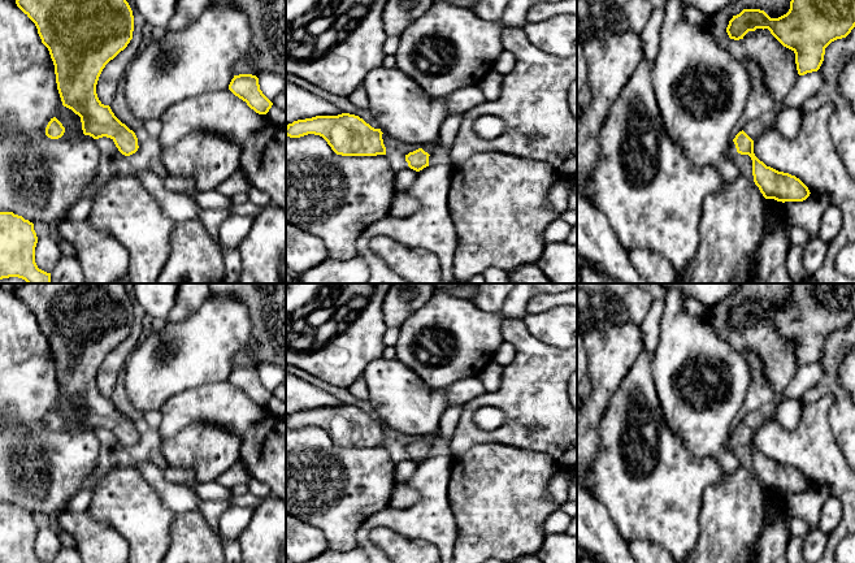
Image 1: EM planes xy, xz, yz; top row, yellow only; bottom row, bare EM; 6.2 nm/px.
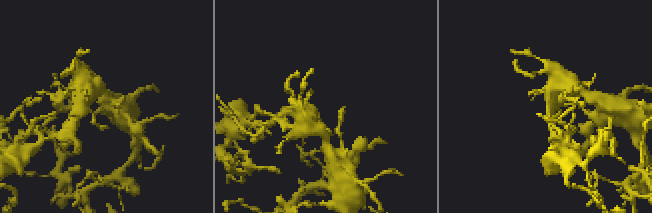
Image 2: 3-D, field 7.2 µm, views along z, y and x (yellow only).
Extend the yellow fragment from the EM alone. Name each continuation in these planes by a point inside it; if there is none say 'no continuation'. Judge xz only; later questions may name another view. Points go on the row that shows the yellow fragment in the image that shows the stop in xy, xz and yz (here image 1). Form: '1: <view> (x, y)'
1: xz (432, 146)

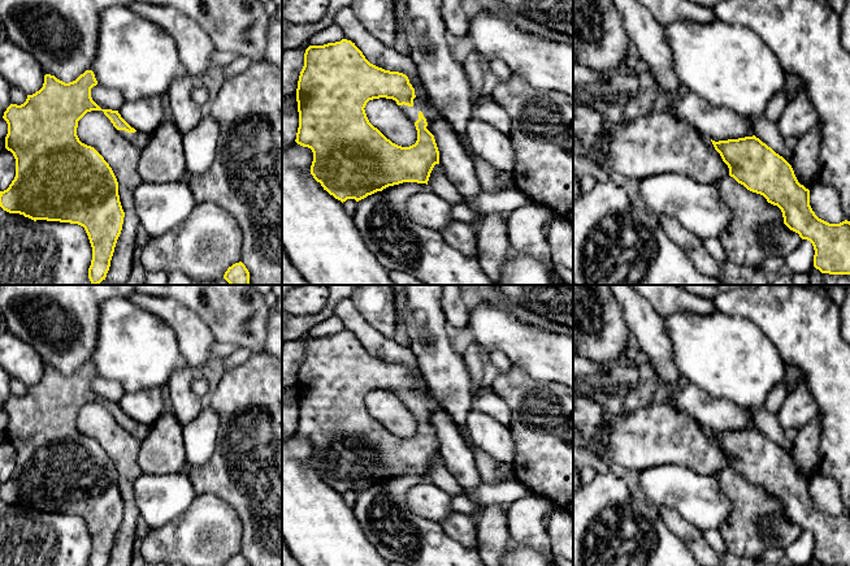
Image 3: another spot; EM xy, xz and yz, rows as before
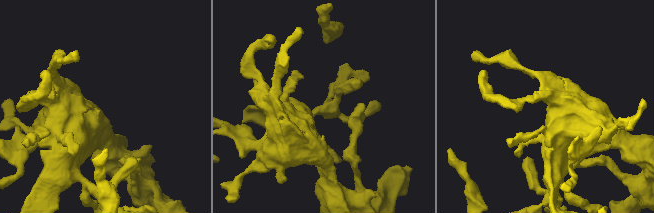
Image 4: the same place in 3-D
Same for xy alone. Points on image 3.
1: xy (138, 139)

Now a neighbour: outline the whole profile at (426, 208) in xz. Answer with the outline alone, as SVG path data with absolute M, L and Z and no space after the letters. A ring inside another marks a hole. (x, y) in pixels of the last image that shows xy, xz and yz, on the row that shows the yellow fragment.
M430 189L413 194L407 200L407 215L417 225L442 232L452 220L451 204Z

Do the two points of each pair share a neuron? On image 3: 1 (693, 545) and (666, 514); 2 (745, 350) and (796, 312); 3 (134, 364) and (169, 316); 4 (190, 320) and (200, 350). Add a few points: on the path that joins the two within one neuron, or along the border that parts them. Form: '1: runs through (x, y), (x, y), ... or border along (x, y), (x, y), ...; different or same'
1: runs through (690, 538), (673, 521); same
2: border along (740, 316), (750, 320), (771, 341), (783, 359); different
3: border along (138, 307), (159, 316), (174, 332), (180, 349); different
4: runs through (190, 328), (195, 342); same

